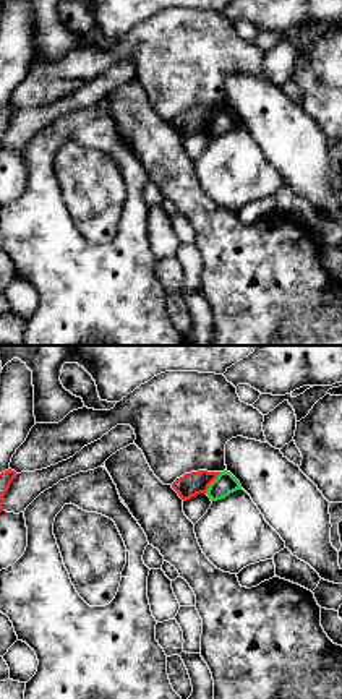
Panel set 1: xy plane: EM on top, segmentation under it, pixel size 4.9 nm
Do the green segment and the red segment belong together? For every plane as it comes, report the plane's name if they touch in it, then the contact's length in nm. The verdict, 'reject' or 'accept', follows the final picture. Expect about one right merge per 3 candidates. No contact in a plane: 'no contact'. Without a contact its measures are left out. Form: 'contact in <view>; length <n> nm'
contact in xy; length 130 nm

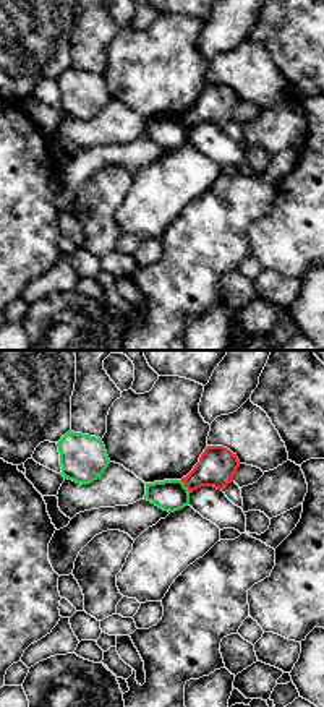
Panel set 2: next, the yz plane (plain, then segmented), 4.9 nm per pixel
contact in yz; length 80 nm

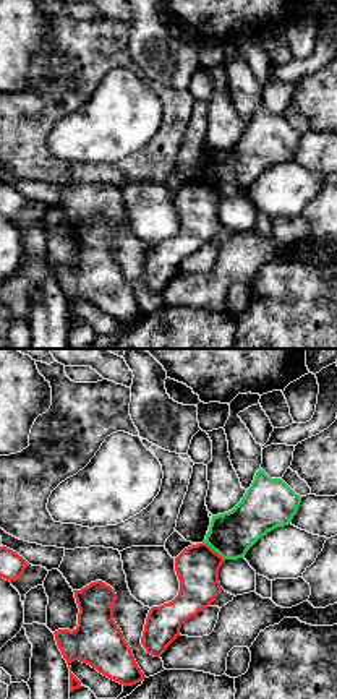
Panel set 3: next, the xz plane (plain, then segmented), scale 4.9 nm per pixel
contact in xz; length 140 nm

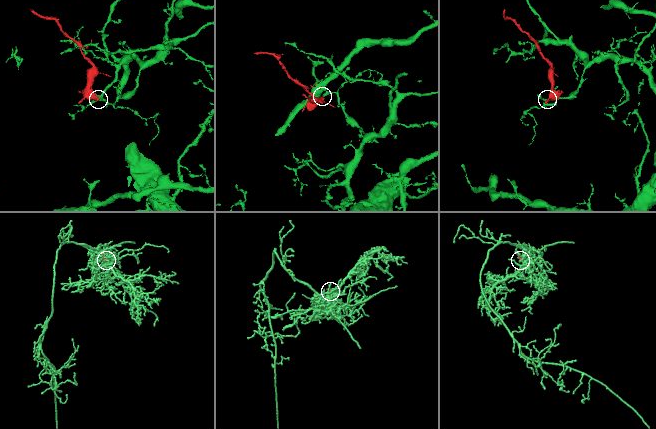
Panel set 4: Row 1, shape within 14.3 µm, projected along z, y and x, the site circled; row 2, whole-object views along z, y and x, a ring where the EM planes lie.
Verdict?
reject

